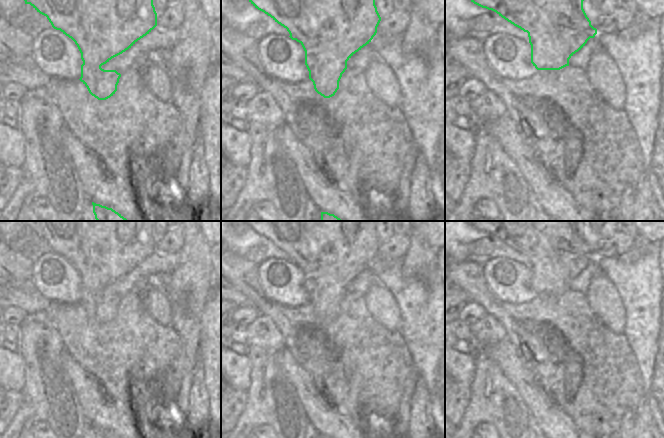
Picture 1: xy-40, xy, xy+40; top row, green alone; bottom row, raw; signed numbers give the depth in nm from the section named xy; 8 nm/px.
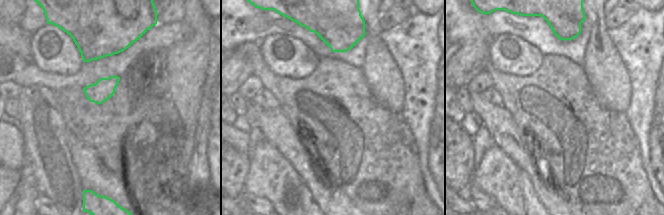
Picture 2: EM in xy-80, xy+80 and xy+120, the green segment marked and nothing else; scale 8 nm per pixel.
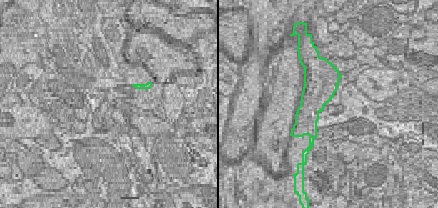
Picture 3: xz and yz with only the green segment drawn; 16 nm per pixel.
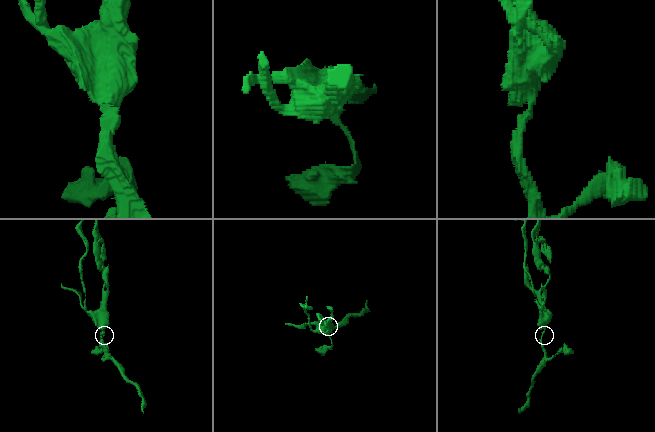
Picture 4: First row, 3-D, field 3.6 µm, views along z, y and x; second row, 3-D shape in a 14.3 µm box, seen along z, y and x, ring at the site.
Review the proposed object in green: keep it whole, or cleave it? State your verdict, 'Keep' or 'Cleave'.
Cleave.

